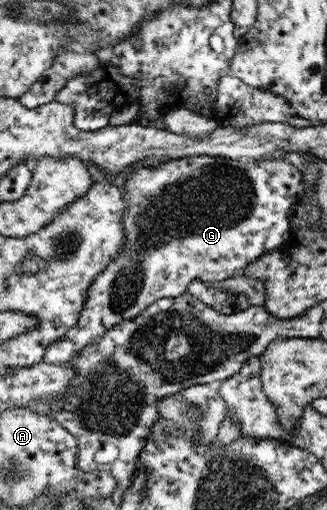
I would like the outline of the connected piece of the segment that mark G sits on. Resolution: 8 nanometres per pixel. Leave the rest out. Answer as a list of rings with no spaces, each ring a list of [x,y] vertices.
[[[282,153],[278,157],[268,156],[267,160],[238,160],[224,157],[216,157],[215,155],[196,155],[180,159],[164,160],[159,166],[143,167],[139,165],[132,171],[128,171],[123,177],[125,185],[123,185],[126,195],[125,212],[123,212],[124,240],[125,246],[120,251],[120,254],[94,279],[94,282],[88,287],[85,295],[85,303],[83,311],[80,313],[79,321],[74,328],[56,342],[52,342],[46,347],[46,352],[43,356],[43,362],[53,365],[66,364],[73,360],[75,356],[79,356],[87,347],[92,346],[92,343],[100,338],[110,326],[116,326],[124,320],[132,320],[139,314],[142,314],[151,304],[154,304],[161,298],[174,298],[187,292],[190,283],[196,279],[208,282],[220,282],[226,278],[232,278],[240,274],[248,264],[256,260],[262,254],[275,250],[290,239],[291,225],[288,214],[291,211],[291,206],[297,201],[297,195],[303,189],[303,175],[296,169],[290,161],[284,161]]]

